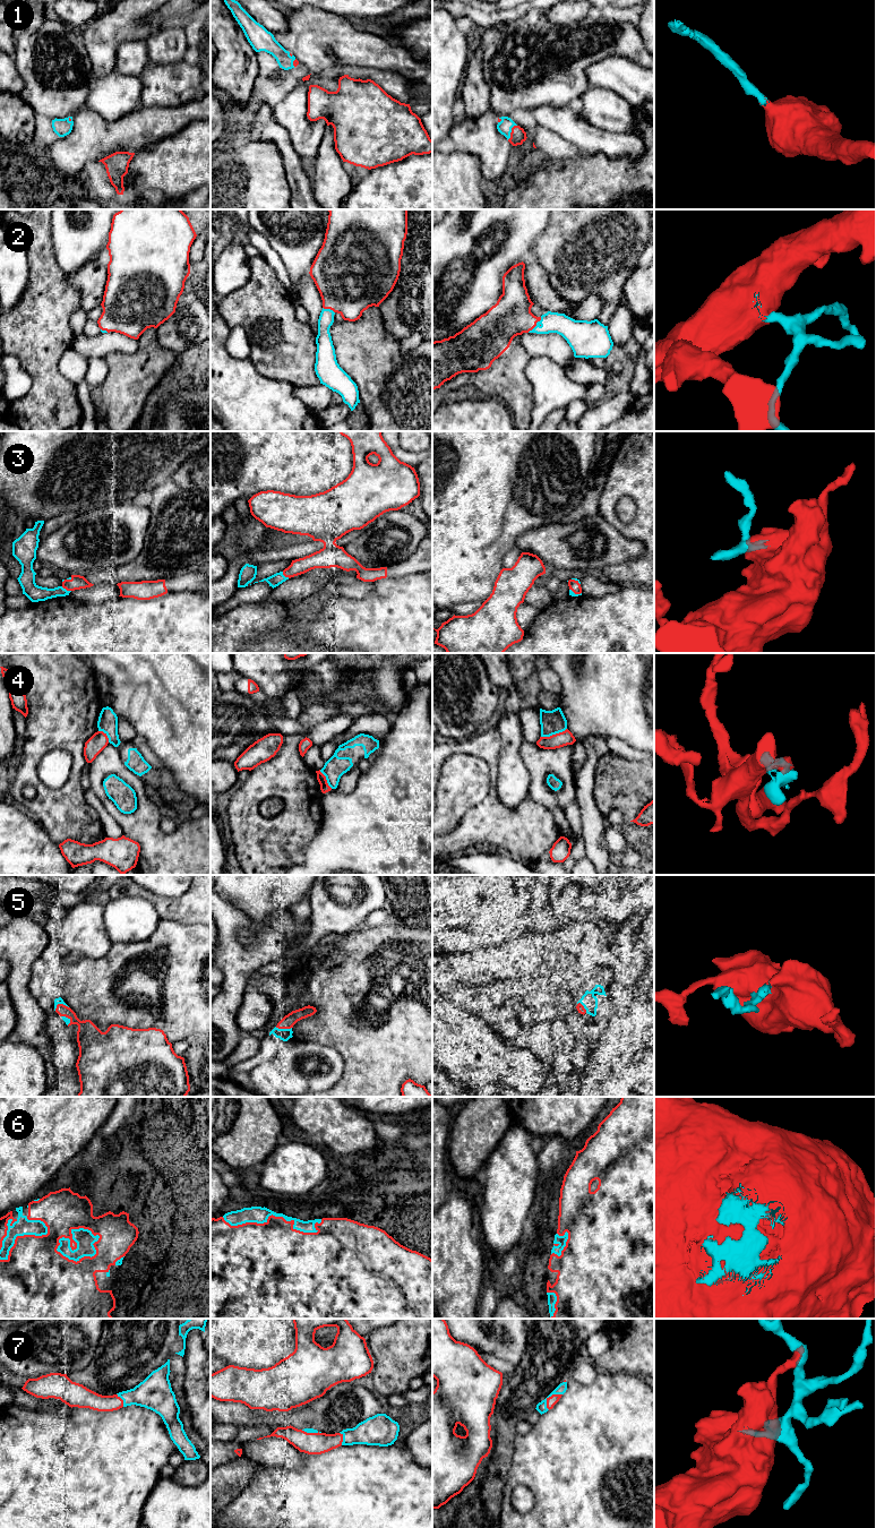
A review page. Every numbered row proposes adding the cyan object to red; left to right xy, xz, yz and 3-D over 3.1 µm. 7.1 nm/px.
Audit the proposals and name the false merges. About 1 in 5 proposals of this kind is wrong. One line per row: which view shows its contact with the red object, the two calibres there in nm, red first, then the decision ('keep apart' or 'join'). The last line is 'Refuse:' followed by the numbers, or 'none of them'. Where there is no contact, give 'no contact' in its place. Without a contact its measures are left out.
1: yz | 110/100 nm | join
2: yz | 280/150 nm | join
3: xy | 110/120 nm | join
4: yz | 100/170 nm | keep apart
5: xy | 120/50 nm | join
6: xy | 300/130 nm | join
7: yz | 70/80 nm | join
Refuse: 4

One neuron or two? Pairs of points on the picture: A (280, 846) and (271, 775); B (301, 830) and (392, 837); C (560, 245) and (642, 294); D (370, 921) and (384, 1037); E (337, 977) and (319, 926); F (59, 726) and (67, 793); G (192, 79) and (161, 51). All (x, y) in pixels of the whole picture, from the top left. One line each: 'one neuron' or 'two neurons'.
A: one neuron
B: two neurons
C: two neurons
D: two neurons
E: two neurons
F: one neuron
G: two neurons

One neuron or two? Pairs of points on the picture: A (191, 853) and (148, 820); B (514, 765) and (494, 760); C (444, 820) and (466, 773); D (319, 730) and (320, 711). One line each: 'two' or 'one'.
A: one
B: two
C: one
D: two

